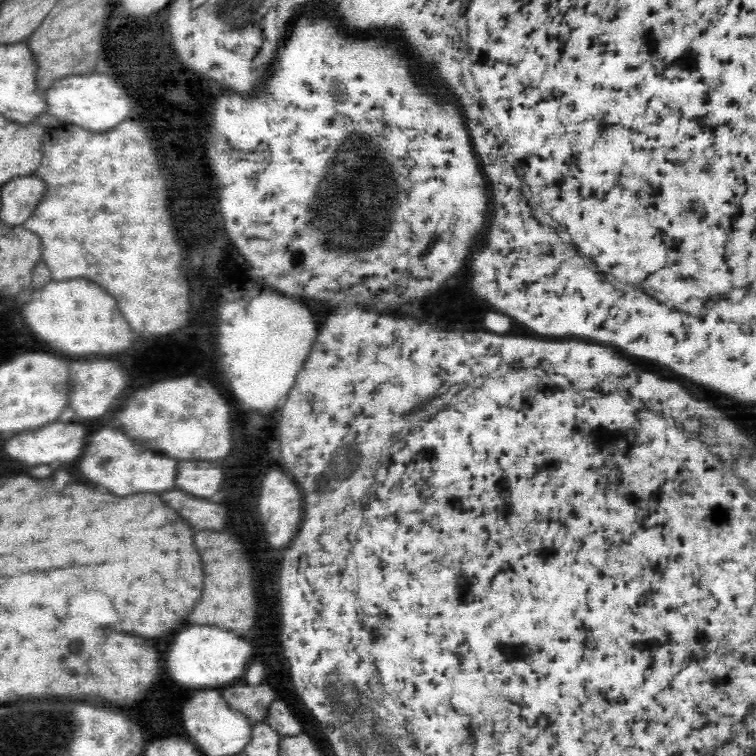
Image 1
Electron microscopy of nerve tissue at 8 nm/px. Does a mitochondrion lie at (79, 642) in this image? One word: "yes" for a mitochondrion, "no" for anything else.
yes

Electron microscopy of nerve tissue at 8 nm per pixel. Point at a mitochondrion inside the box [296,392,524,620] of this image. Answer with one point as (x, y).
(330, 482)

